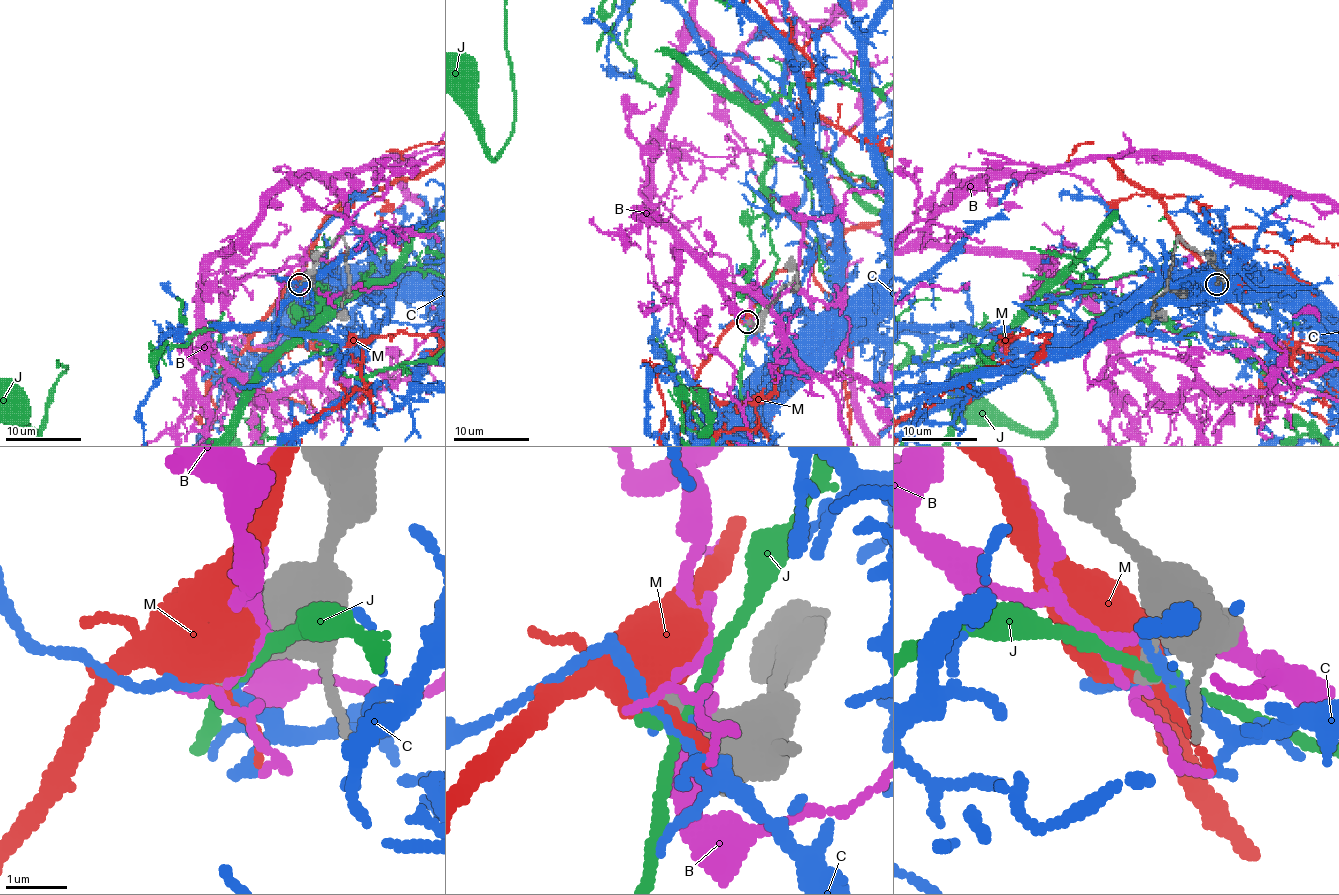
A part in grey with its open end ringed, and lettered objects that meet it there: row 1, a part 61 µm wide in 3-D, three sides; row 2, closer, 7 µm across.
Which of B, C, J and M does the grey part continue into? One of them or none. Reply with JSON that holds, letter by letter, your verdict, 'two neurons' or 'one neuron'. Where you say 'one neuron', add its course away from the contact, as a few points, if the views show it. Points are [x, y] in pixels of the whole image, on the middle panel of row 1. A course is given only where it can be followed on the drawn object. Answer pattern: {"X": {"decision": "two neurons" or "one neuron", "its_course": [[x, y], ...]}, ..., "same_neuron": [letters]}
{"B": {"decision": "two neurons"}, "C": {"decision": "two neurons"}, "J": {"decision": "two neurons"}, "M": {"decision": "two neurons"}, "same_neuron": []}

